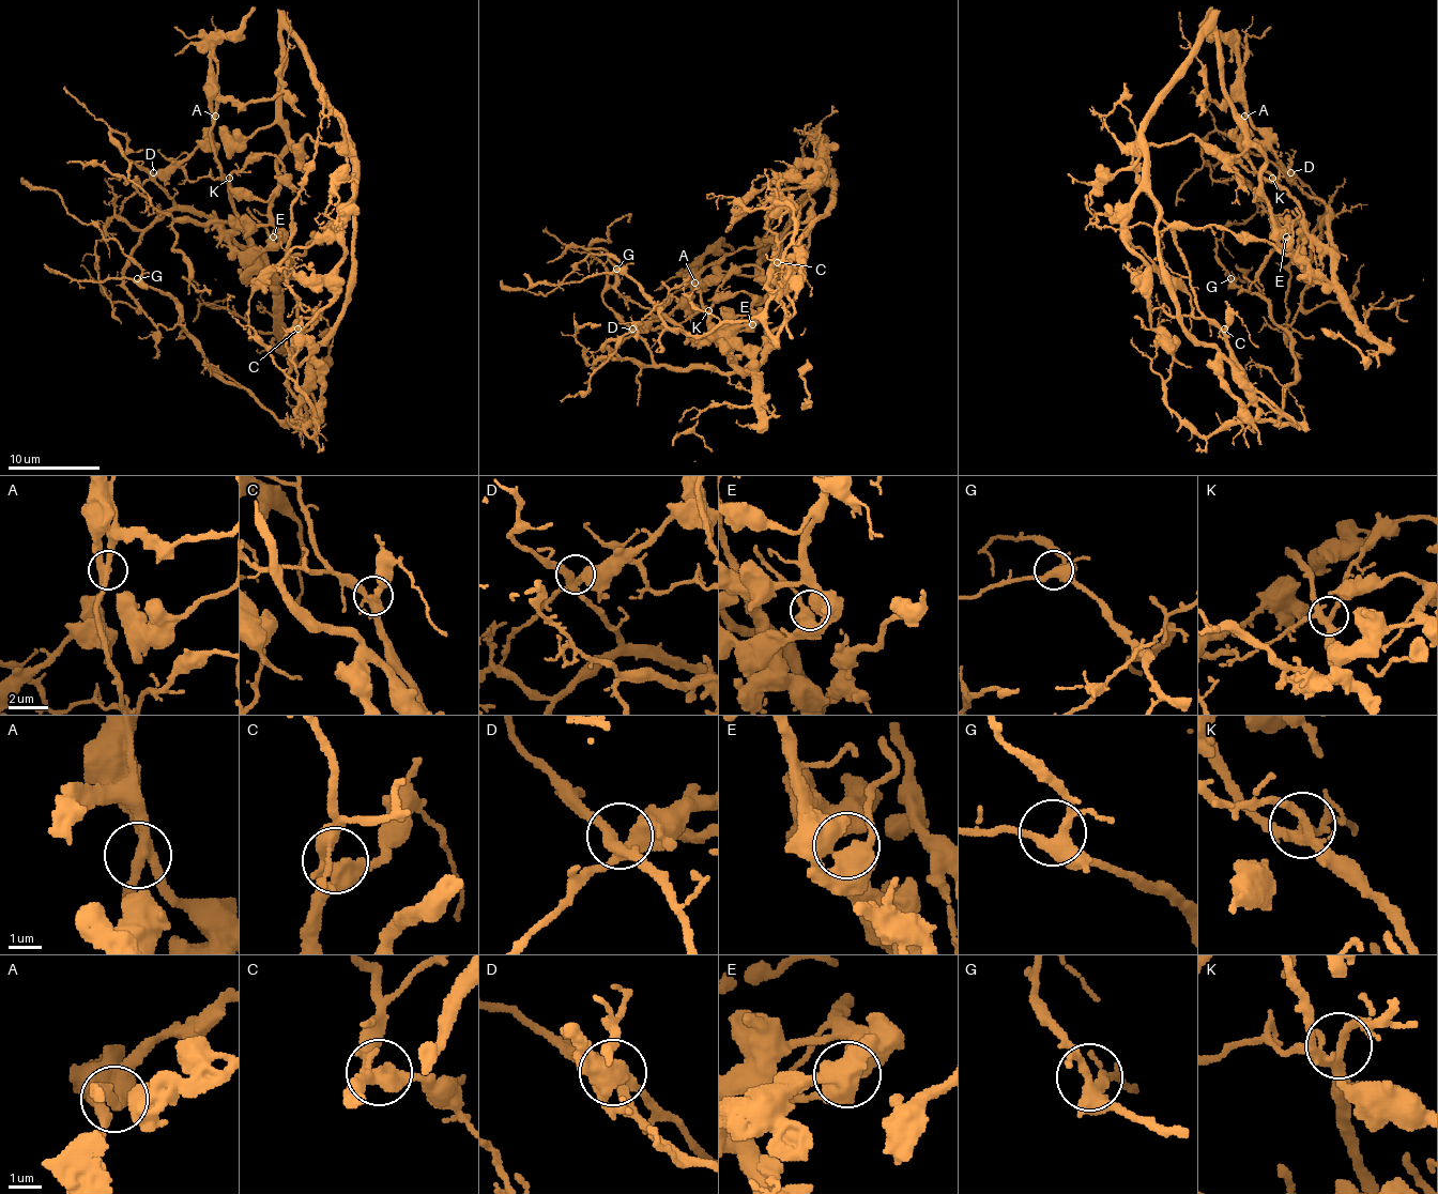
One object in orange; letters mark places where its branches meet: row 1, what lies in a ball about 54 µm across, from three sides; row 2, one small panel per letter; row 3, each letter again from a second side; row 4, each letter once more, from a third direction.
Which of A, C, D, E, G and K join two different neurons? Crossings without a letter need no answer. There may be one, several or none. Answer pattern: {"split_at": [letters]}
{"split_at": []}

